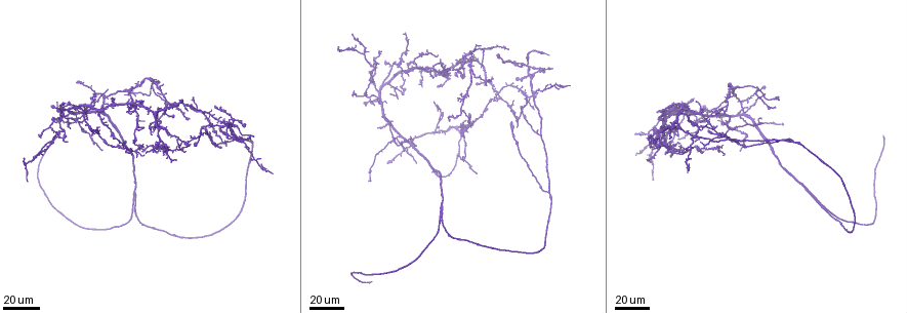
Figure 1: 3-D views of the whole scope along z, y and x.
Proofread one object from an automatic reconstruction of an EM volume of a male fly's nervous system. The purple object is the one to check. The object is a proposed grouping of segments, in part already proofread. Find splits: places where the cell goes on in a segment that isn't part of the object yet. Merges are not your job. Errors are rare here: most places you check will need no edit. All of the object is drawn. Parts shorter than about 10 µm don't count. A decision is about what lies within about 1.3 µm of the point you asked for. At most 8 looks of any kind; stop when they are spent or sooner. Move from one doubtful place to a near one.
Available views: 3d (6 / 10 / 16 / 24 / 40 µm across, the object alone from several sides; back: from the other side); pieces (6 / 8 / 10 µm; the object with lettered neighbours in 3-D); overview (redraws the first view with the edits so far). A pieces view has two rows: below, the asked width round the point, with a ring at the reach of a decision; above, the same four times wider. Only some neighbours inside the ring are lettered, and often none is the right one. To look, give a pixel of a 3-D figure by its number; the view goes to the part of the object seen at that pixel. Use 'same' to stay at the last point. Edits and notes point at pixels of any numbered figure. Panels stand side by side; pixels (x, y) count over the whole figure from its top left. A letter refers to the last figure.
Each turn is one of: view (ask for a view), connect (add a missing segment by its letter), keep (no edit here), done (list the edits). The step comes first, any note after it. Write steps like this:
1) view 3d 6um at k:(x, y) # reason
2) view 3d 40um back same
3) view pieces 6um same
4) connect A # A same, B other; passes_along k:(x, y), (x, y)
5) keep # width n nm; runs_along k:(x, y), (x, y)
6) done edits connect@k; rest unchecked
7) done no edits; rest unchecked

view 3d 40um at 1:(402, 34) # free end

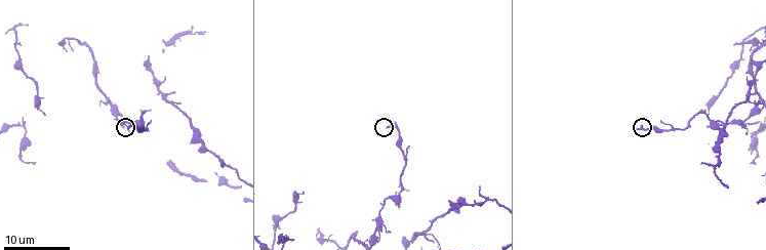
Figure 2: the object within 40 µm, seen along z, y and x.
view pieces 10um at 2:(129, 128)

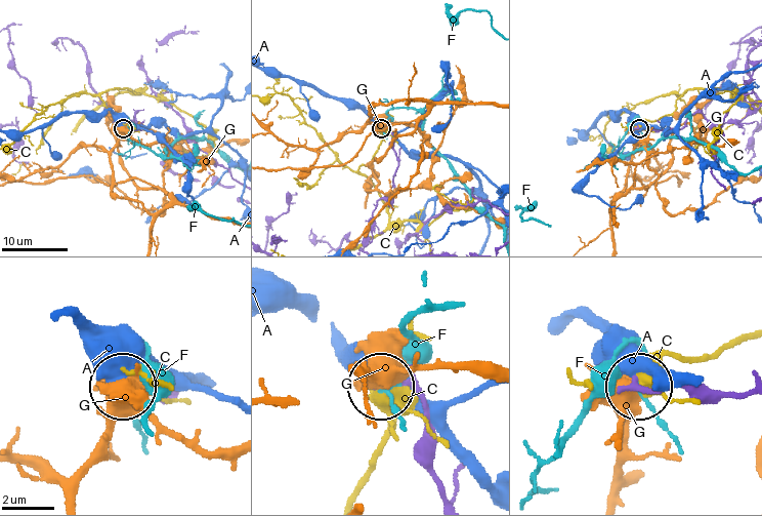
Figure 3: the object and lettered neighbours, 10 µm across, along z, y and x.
keep # A other, C other, F other, G other; none of them fits

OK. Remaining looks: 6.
view 3d 40um at 1:(453, 70) # an open end

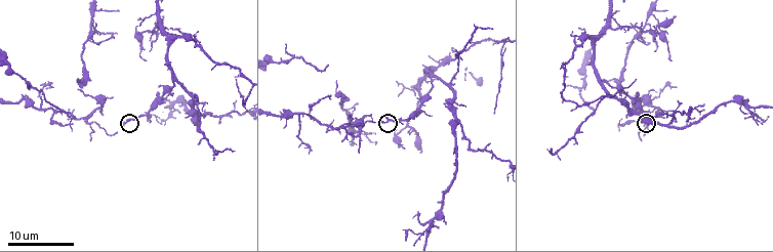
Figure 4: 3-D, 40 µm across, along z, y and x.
view pieces 8um at 4:(381, 122) # what lies round it

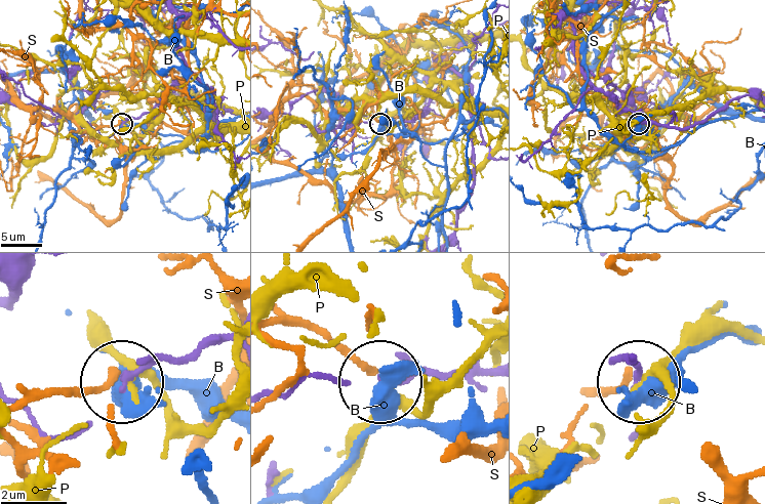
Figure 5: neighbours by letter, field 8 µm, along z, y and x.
keep # width 180 nm; B other, P other, S other; runs_along 5:(488, 372), (384, 380); no lettered segment goes on from it

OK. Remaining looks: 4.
view 3d 40um at 1:(221, 106) # an open end

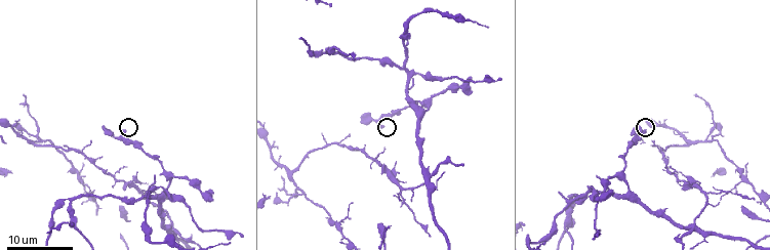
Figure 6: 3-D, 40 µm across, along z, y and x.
view pieces 10um at 6:(125, 131)

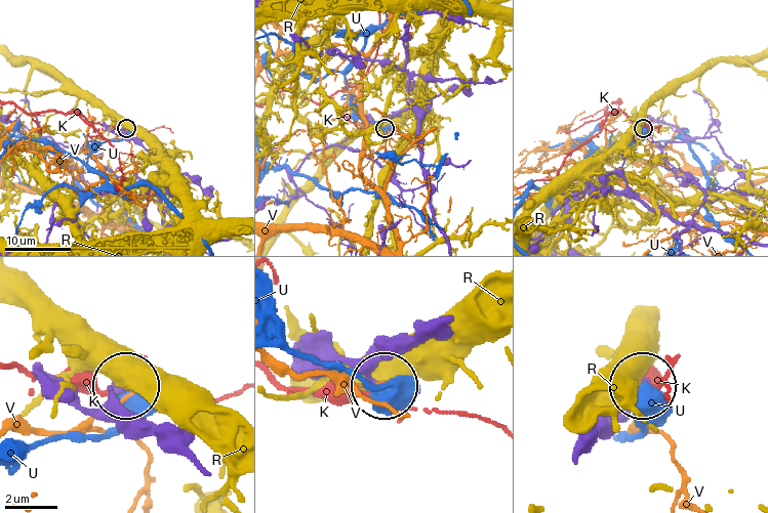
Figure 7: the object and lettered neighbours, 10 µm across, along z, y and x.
keep # K other, R other, U other, V other; no lettered segment goes on from it

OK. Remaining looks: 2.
view 3d 40um at 1:(776, 108) # free end

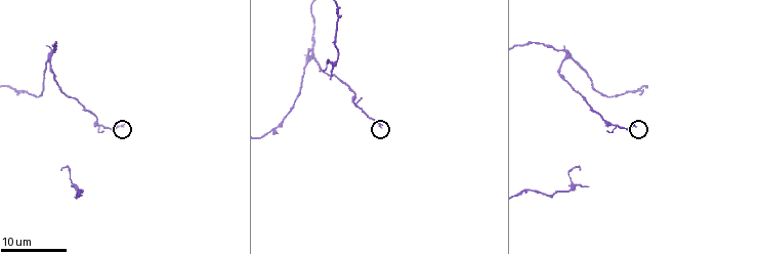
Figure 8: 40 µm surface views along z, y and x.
view pieces 10um at 8:(379, 123)

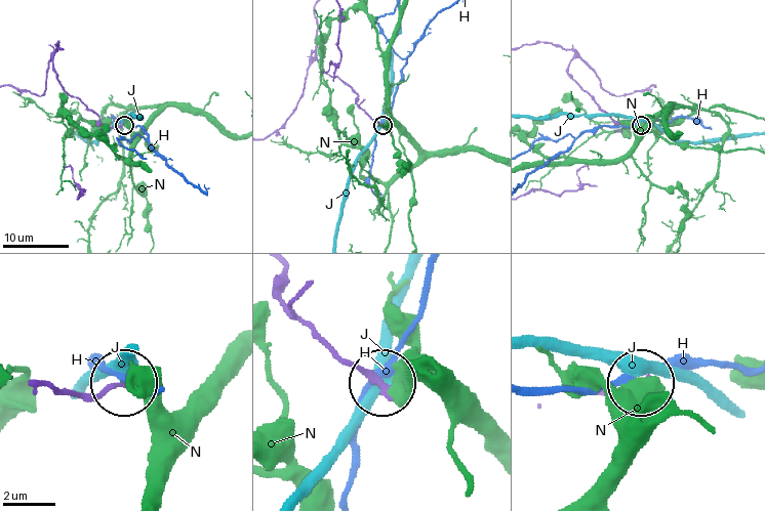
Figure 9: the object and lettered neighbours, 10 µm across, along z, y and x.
keep # H other, J other, N other; no lettered segment goes on from it

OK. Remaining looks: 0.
done no edits; rest unchecked

